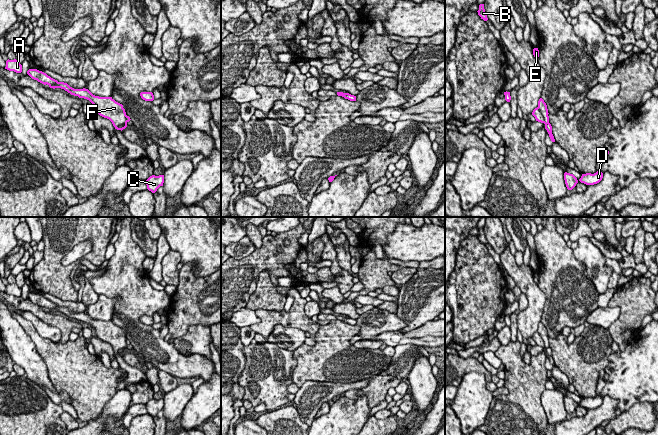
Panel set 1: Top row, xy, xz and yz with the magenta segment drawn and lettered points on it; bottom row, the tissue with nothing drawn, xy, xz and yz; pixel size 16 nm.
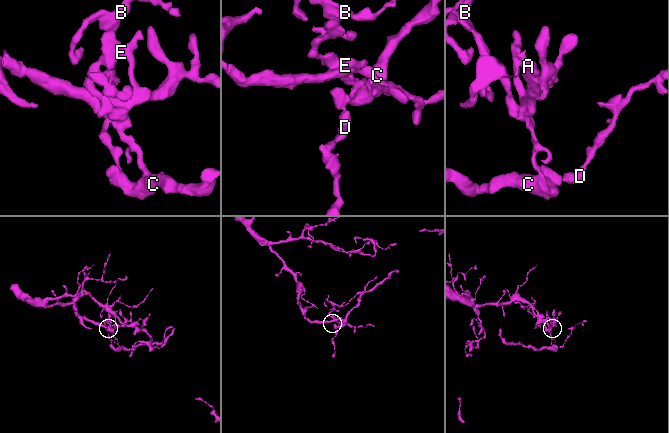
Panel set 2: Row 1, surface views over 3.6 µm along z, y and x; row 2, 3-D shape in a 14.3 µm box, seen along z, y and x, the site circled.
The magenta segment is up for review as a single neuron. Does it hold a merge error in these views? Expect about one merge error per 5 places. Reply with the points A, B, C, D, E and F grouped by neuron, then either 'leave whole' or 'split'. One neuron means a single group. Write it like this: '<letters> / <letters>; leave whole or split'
A E F / B C D; split

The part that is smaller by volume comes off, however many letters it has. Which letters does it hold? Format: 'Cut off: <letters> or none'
Cut off: B, C, D

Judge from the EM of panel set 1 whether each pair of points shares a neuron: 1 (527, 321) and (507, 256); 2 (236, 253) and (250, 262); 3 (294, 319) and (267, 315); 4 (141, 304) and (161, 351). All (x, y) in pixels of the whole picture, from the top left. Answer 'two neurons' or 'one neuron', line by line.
1: one neuron
2: two neurons
3: one neuron
4: one neuron

